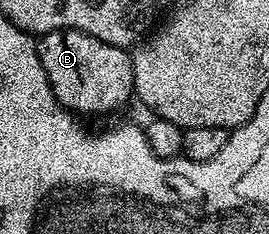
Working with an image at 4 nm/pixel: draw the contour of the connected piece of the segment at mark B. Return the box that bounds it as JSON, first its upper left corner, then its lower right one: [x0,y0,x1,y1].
[37,30,135,115]

